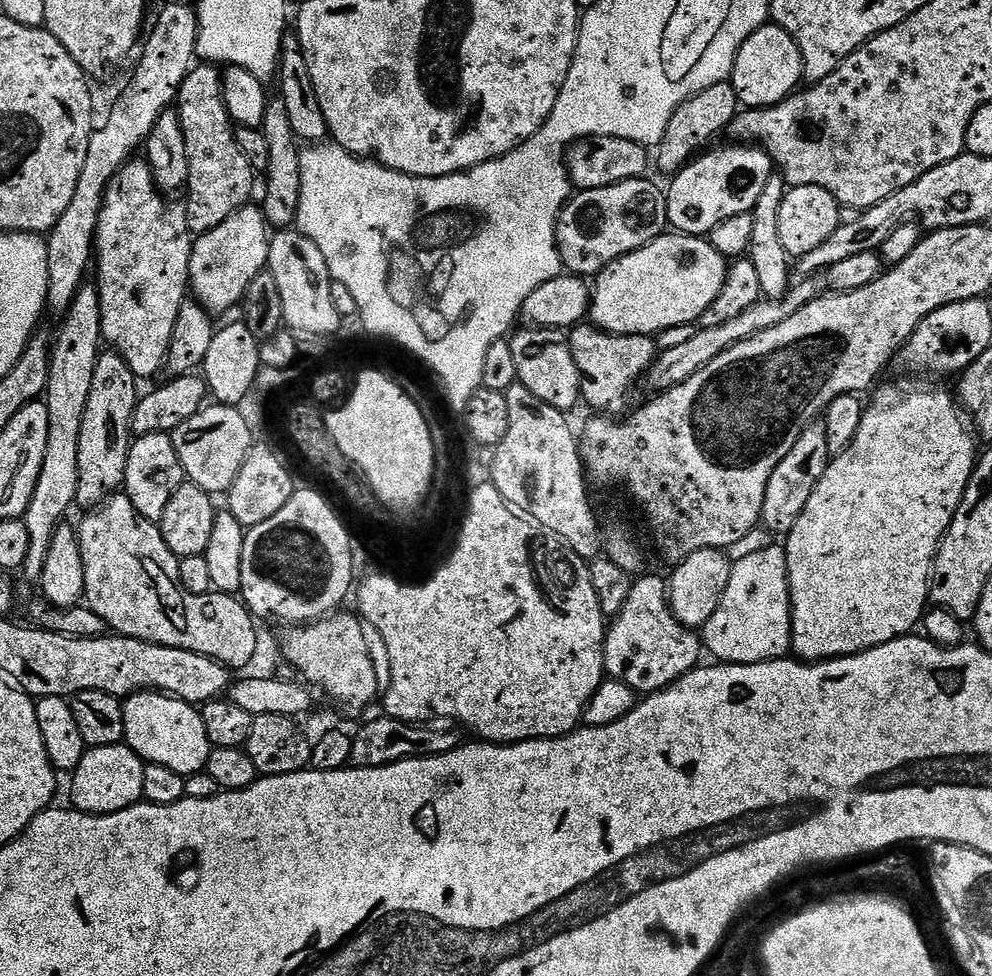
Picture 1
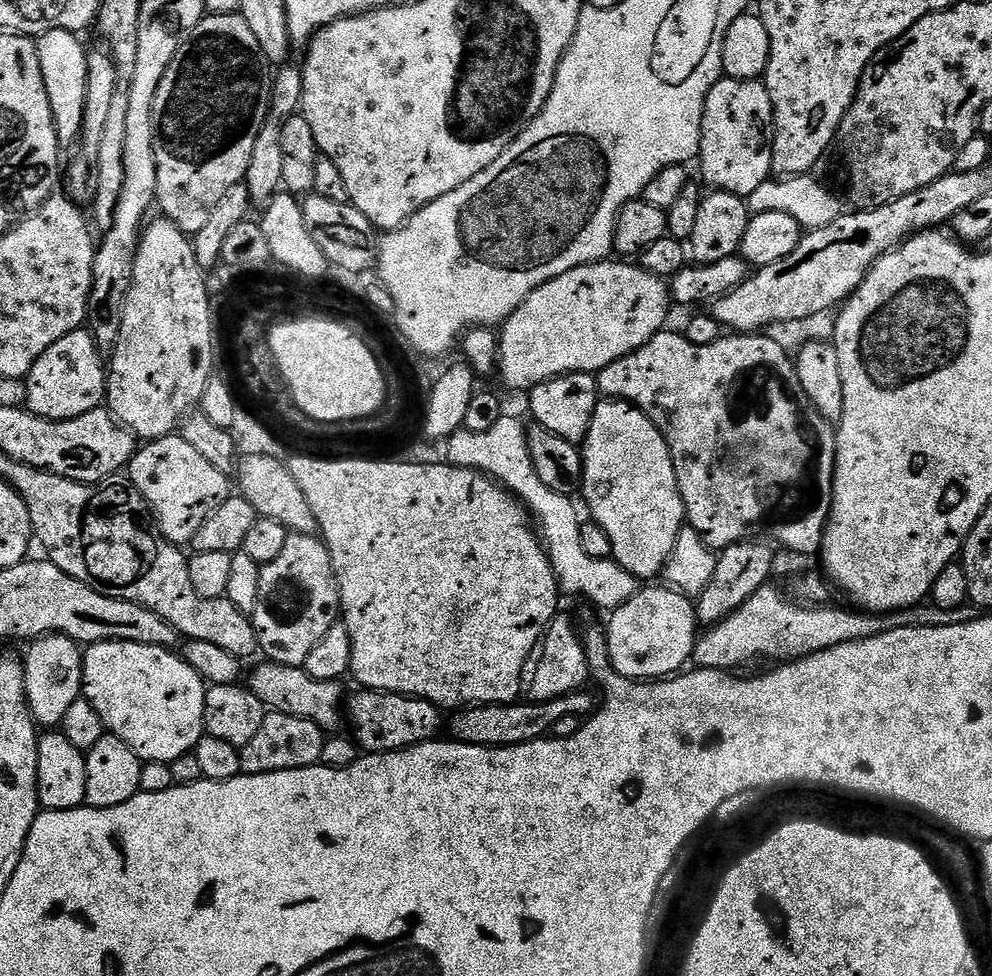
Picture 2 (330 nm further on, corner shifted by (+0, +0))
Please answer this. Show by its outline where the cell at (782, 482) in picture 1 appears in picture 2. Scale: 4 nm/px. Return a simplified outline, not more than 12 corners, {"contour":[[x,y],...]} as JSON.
{"contour":[[755,539],[723,549],[695,601],[713,626],[772,579],[776,556]]}

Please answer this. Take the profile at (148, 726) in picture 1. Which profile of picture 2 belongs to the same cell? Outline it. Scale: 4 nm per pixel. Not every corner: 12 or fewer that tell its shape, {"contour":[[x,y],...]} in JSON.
{"contour":[[111,640],[84,652],[83,699],[141,762],[204,731],[183,655]]}

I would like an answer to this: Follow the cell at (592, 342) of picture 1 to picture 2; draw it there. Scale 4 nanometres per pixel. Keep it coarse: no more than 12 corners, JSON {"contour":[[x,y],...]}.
{"contour":[[662,330],[598,373],[687,527],[816,556],[833,425],[768,334]]}

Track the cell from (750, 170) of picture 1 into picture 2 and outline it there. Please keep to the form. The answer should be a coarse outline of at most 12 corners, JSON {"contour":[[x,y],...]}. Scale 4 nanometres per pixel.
{"contour":[[763,79],[706,94],[698,165],[747,198],[773,175]]}

